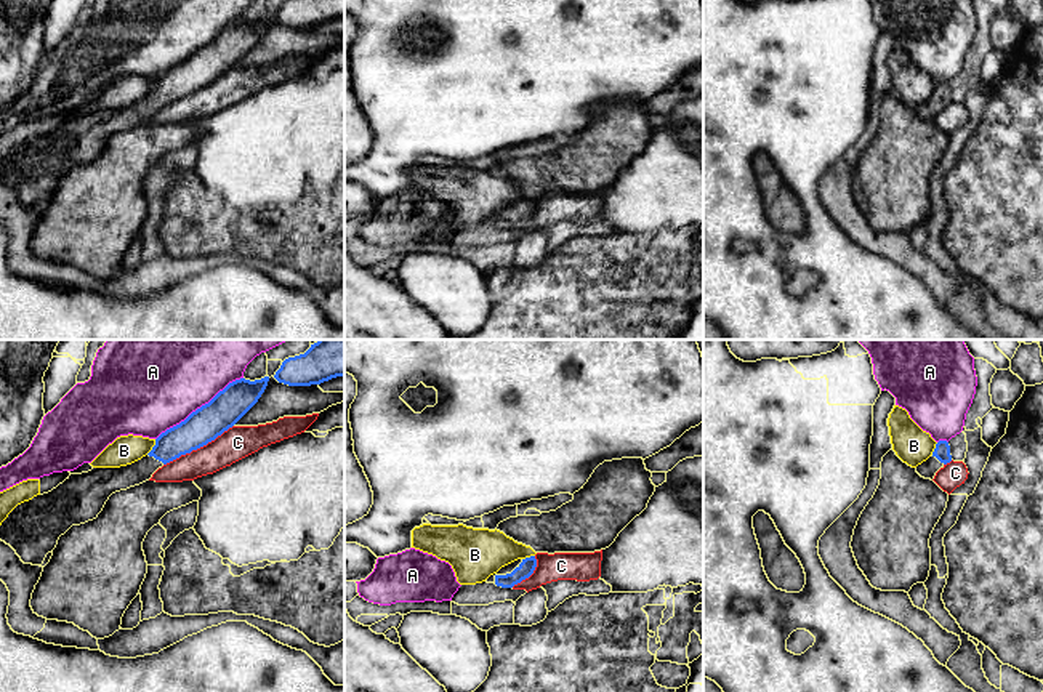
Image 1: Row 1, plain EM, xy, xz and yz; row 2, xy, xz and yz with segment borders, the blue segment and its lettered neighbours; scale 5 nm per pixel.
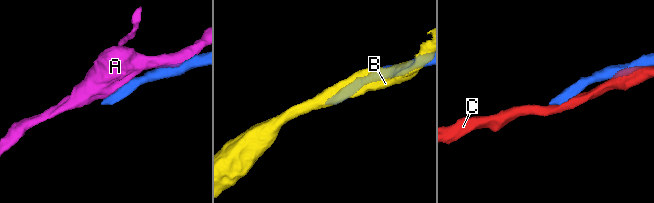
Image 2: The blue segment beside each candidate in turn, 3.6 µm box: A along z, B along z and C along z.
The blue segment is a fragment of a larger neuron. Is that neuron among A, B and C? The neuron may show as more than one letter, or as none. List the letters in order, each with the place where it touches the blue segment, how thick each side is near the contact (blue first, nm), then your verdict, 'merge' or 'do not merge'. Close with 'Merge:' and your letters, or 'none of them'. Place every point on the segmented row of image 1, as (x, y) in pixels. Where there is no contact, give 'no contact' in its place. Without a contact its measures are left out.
A: contact xy (201, 407); calibres 170 and 500 nm; do not merge
B: contact xy (153, 447); calibres 170 and 150 nm; do not merge
C: contact xy (197, 447); calibres 170 and 160 nm; do not merge
Merge: none of them

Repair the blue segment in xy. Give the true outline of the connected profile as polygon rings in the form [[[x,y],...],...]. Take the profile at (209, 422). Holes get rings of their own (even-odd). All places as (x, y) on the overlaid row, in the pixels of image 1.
[[[269,376],[255,381],[245,378],[236,380],[208,404],[192,412],[184,421],[162,432],[155,439],[152,450],[141,460],[120,468],[93,468],[88,473],[70,474],[51,492],[18,505],[2,522],[0,540],[10,545],[24,564],[42,567],[46,554],[56,548],[59,537],[72,525],[96,519],[112,493],[149,481],[163,465],[207,445],[232,428],[258,402],[268,381]]]

